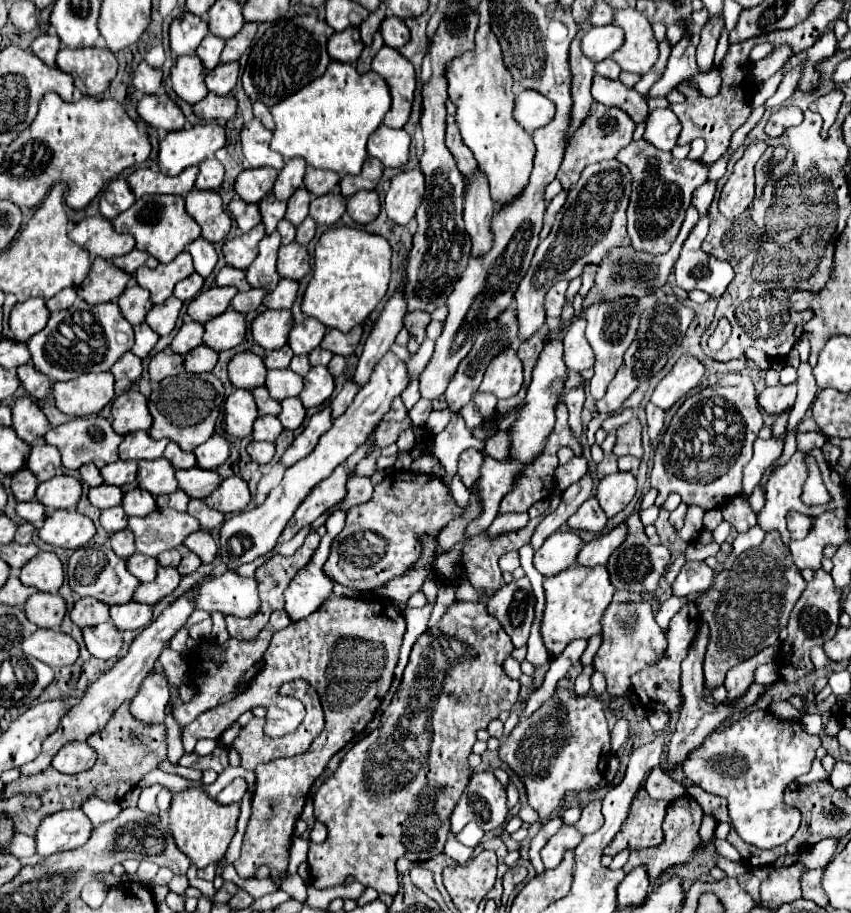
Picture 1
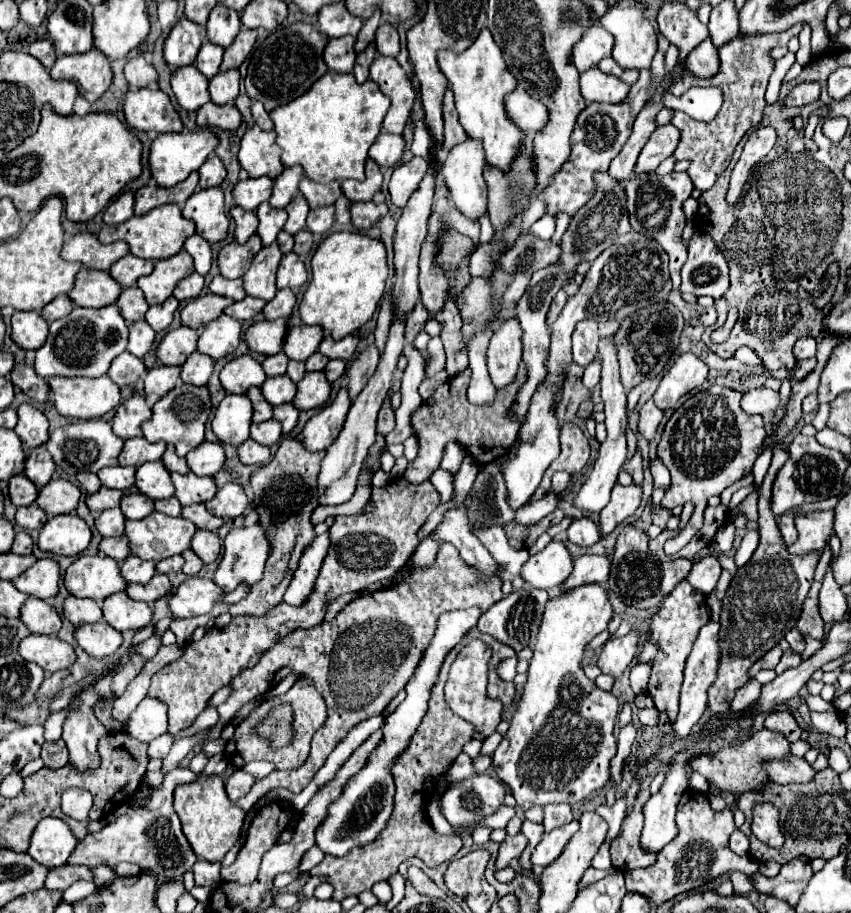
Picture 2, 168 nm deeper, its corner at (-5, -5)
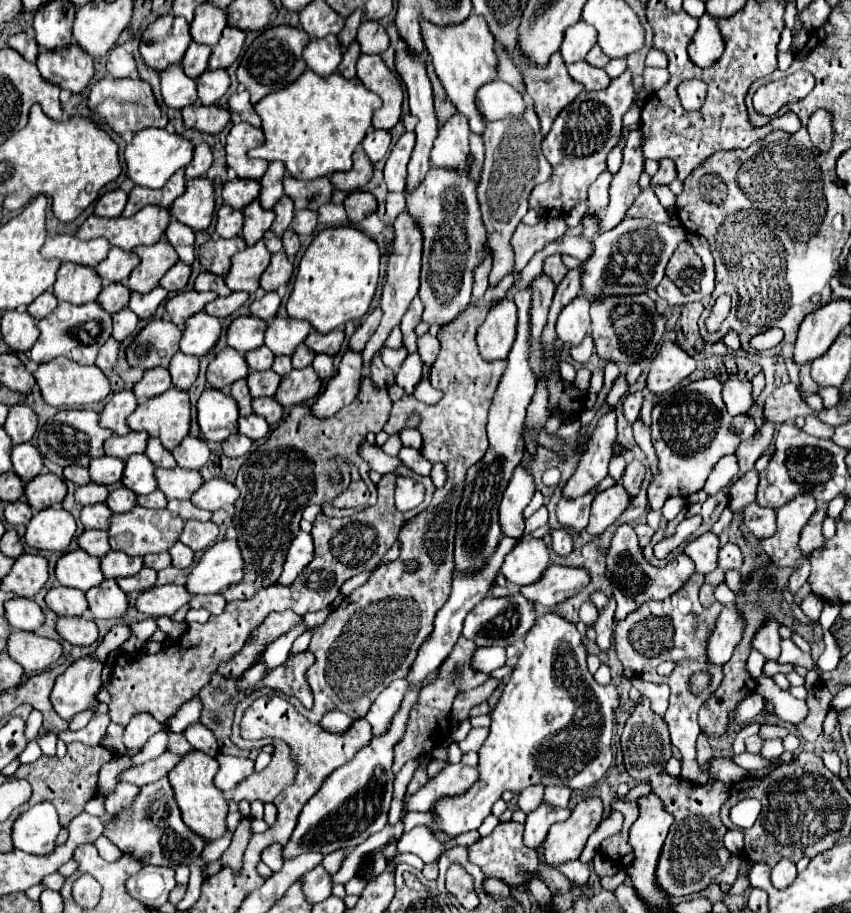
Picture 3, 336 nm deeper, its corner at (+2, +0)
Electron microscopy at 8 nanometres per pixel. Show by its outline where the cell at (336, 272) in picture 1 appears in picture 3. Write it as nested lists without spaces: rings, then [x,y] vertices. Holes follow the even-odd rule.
[[[355,227],[323,229],[307,247],[287,301],[293,319],[309,321],[317,331],[329,333],[337,325],[359,319],[367,313],[379,279],[381,251],[377,243]]]

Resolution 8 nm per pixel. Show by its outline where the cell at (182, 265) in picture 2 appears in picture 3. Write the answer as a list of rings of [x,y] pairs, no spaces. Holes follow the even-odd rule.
[[[161,239],[151,247],[137,247],[135,253],[141,259],[129,275],[129,289],[135,293],[149,293],[153,287],[159,287],[161,277],[179,261],[167,239]]]

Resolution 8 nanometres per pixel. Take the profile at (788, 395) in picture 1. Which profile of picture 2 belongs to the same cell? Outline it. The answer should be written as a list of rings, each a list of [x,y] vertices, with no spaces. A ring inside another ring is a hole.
[[[754,388],[754,390],[748,390],[744,396],[742,396],[742,402],[740,402],[740,408],[746,412],[746,414],[770,414],[774,412],[778,406],[778,392],[774,390],[768,390],[768,388]]]

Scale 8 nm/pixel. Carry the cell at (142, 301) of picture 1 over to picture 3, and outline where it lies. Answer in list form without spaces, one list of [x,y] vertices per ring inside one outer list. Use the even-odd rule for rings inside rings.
[[[109,283],[109,285],[105,285],[105,289],[99,295],[99,303],[101,303],[101,307],[105,307],[105,311],[115,315],[117,311],[127,307],[129,297],[131,297],[129,287],[125,287],[123,283]]]

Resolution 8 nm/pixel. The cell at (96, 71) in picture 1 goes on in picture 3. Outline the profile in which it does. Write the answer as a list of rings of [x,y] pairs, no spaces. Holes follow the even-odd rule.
[[[77,43],[57,51],[41,51],[37,67],[47,81],[59,85],[61,89],[69,89],[71,93],[81,93],[95,73],[93,57],[77,47]]]

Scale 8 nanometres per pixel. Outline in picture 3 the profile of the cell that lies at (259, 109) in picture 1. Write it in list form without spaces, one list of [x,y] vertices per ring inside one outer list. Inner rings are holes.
[[[243,87],[229,99],[229,111],[235,111],[241,115],[241,119],[253,127],[261,127],[261,119],[255,113],[253,105],[249,103],[249,91],[245,91]]]

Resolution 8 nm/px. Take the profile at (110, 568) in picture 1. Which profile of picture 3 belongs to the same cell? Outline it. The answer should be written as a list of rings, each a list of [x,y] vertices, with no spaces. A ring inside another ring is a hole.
[[[77,549],[65,553],[55,567],[57,581],[65,587],[73,587],[79,591],[89,591],[91,587],[97,587],[105,577],[101,577],[99,559]]]

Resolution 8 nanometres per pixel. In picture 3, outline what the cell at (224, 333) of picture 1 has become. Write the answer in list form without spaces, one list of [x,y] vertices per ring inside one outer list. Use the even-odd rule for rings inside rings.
[[[201,311],[187,319],[181,339],[181,351],[187,355],[201,357],[215,347],[219,335],[221,335],[219,319]]]

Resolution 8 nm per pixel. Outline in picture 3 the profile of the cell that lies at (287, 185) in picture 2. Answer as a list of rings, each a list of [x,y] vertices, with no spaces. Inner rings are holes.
[[[269,163],[267,173],[261,177],[259,201],[263,209],[273,209],[277,199],[283,195],[283,175],[285,175],[283,163]]]

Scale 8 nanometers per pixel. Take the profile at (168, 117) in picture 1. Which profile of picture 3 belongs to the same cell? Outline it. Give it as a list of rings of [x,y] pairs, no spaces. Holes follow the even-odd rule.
[[[101,79],[99,83],[93,85],[87,105],[91,111],[97,111],[99,117],[103,117],[109,123],[109,127],[119,135],[123,135],[127,131],[137,133],[147,127],[165,127],[167,125],[167,115],[161,113],[159,105],[153,97],[151,85],[141,79],[137,79],[137,81],[133,81],[133,79],[115,79],[115,81]]]

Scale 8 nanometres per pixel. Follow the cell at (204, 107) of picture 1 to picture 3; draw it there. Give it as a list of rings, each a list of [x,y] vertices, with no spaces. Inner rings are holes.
[[[197,103],[197,105],[189,105],[183,109],[183,123],[187,127],[193,127],[193,129],[209,133],[209,135],[223,131],[225,125],[229,123],[229,119],[231,119],[231,113],[219,105],[207,107],[207,105]]]

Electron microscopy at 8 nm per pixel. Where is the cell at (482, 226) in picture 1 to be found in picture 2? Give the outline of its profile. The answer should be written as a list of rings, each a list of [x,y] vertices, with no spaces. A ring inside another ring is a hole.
[[[468,138],[462,144],[456,144],[448,152],[448,156],[446,156],[446,160],[442,162],[442,168],[440,168],[440,172],[446,180],[446,186],[450,190],[450,200],[466,216],[472,216],[472,220],[478,220],[482,214],[486,214],[486,182],[484,182],[484,176],[482,176],[484,162],[486,162],[486,156],[484,156],[480,140]]]

